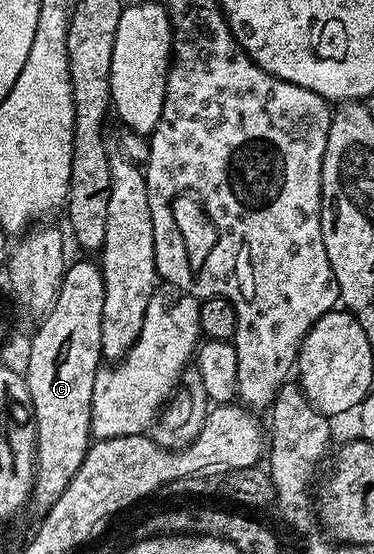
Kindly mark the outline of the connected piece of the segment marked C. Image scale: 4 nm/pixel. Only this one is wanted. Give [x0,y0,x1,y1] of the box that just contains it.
[26,258,104,514]

